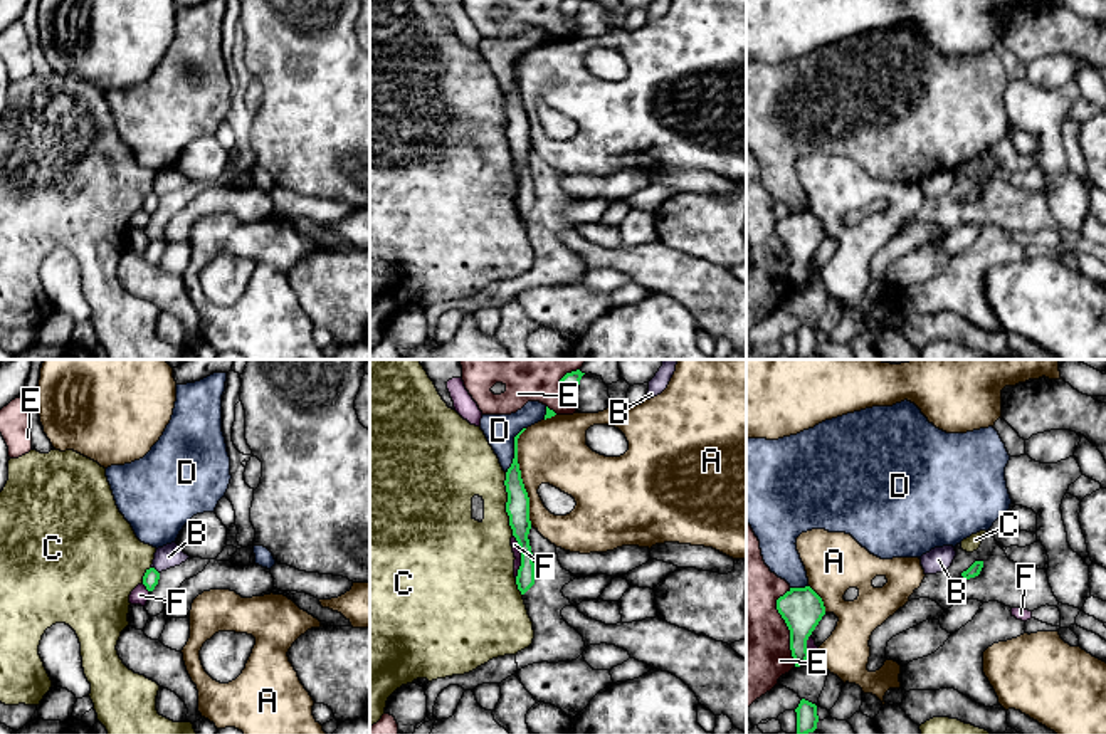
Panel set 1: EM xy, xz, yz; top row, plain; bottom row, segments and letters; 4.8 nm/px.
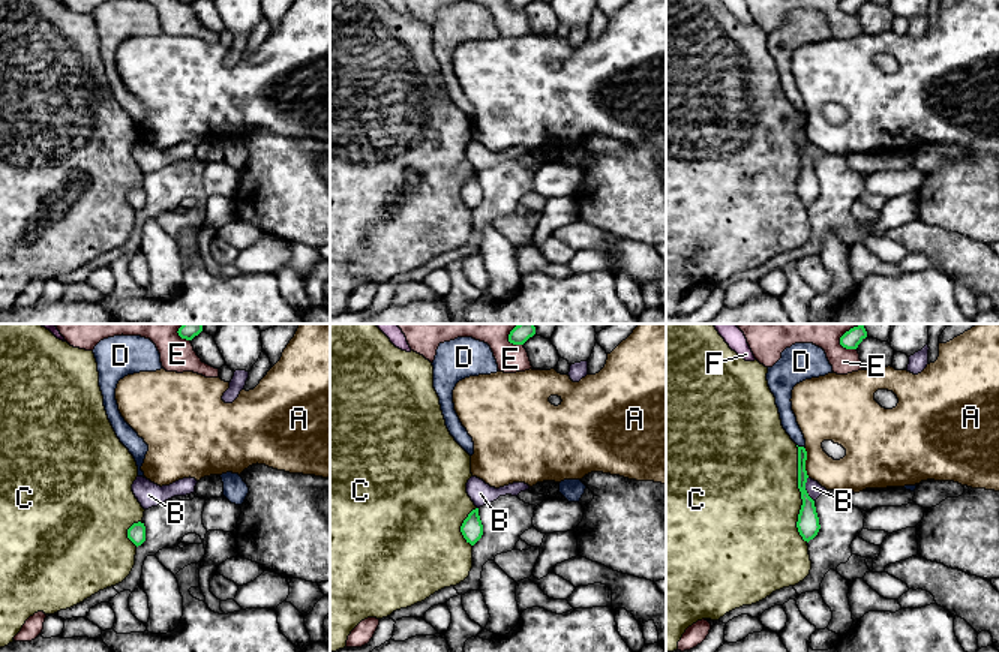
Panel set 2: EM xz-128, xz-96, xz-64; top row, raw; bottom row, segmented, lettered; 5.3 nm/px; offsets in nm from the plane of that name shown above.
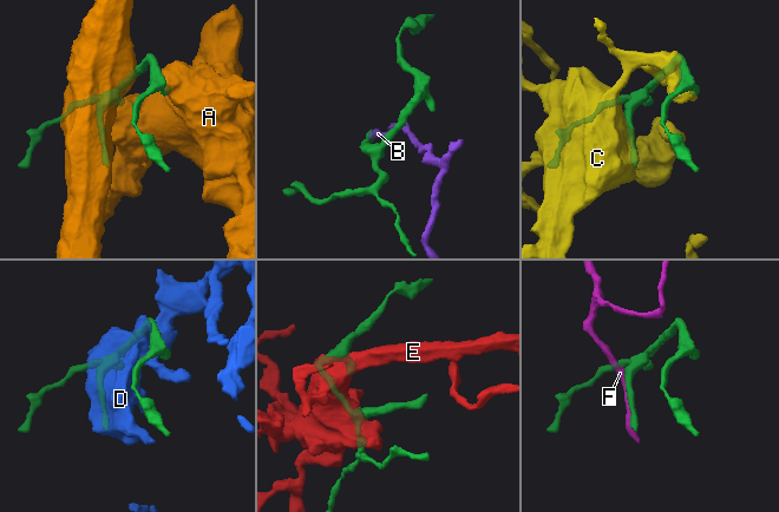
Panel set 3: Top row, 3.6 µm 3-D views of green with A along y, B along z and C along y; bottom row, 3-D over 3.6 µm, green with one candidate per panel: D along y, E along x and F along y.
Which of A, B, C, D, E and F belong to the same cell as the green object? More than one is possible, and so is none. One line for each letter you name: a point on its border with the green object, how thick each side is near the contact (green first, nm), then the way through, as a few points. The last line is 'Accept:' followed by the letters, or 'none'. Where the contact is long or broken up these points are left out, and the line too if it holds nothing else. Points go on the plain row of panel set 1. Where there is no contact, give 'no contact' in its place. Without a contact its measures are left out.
Accept: none

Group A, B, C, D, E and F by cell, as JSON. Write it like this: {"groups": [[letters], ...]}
{"groups": [["A"], ["B"], ["C"], ["D"], ["E"], ["F"]]}

